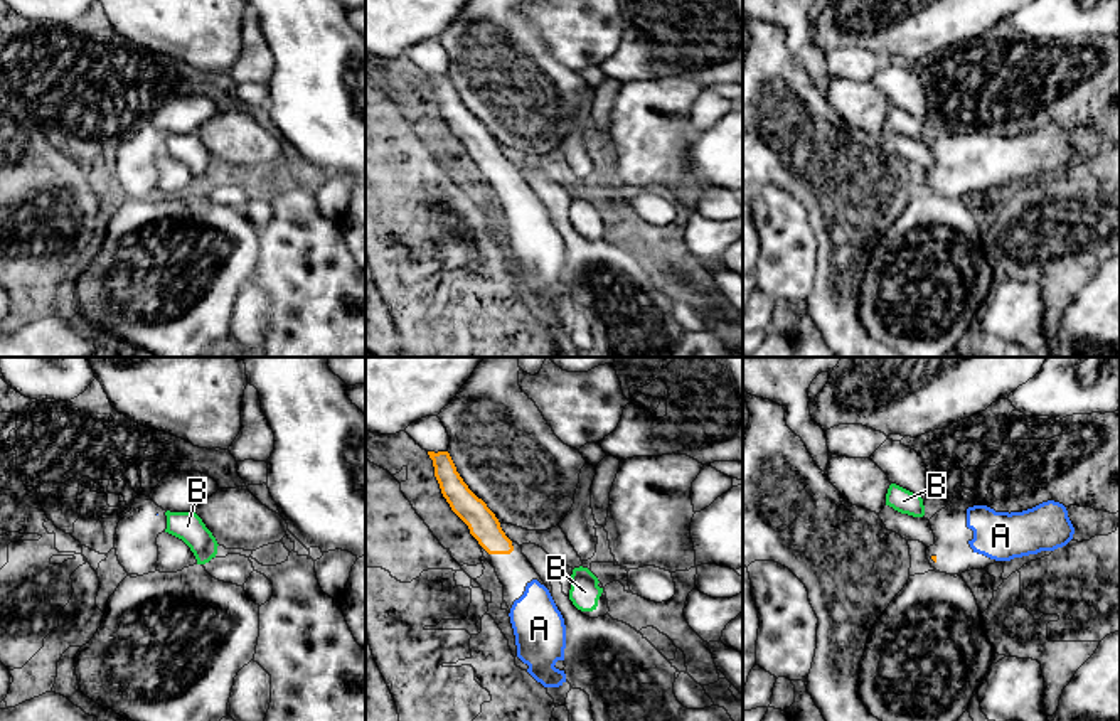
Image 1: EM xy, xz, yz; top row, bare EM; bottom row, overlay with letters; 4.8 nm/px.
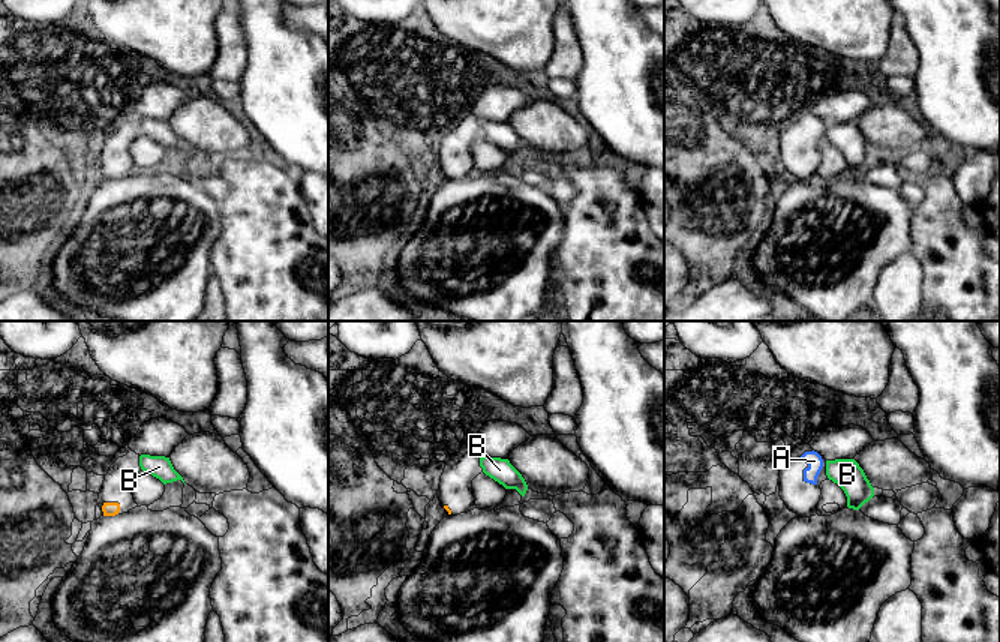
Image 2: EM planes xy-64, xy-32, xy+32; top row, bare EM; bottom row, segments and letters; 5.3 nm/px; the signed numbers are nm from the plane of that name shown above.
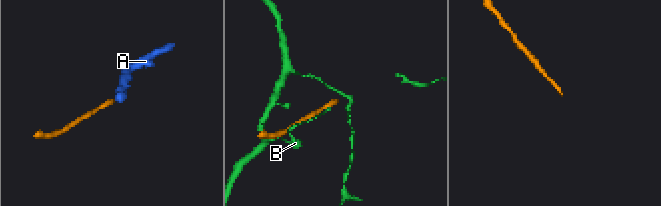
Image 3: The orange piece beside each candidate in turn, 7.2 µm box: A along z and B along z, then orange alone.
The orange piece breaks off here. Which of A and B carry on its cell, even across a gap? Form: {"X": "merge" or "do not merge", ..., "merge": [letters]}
{"A": "merge", "B": "do not merge", "merge": ["A"]}

